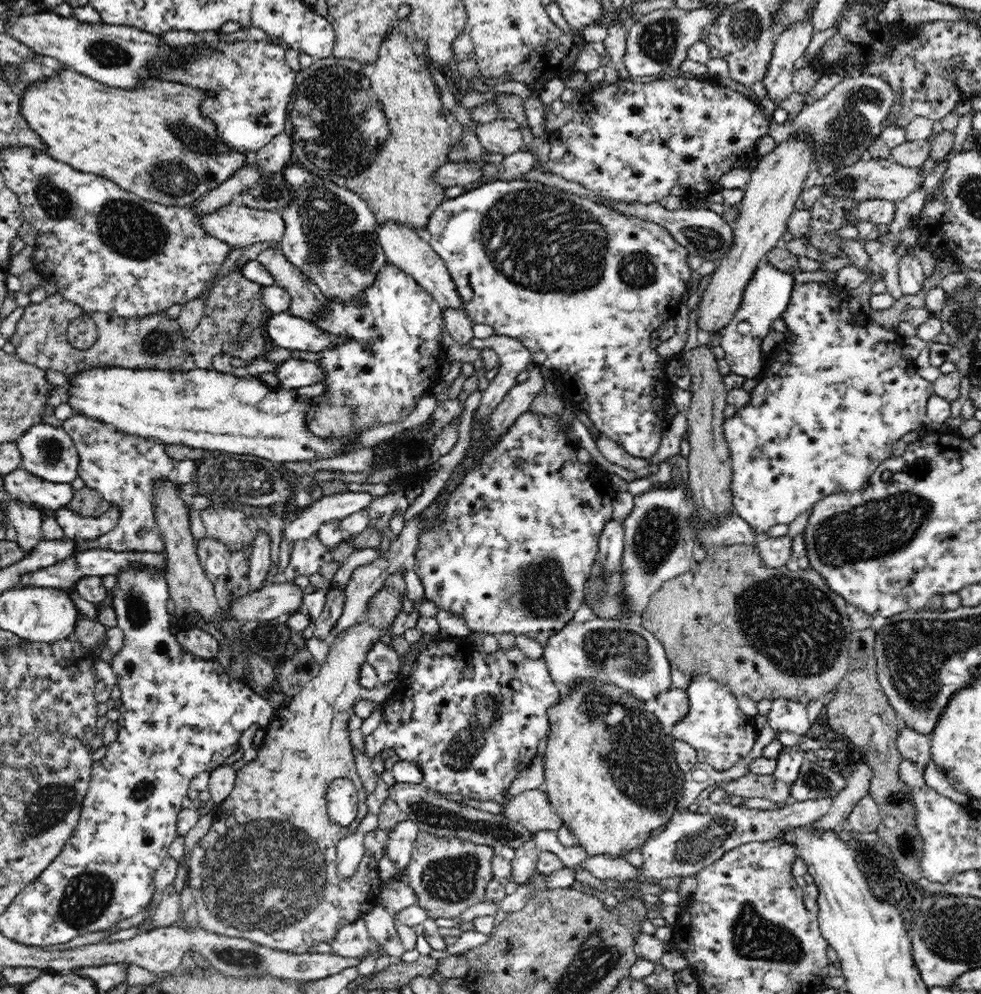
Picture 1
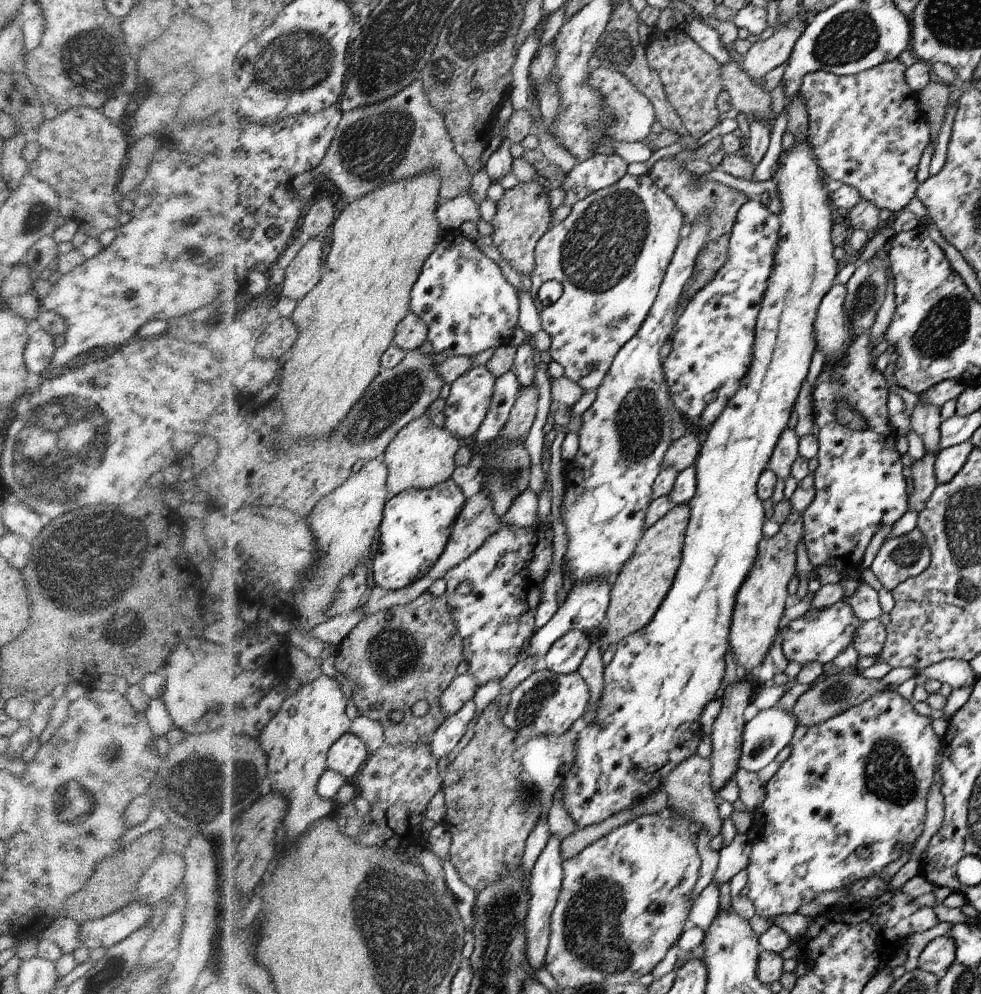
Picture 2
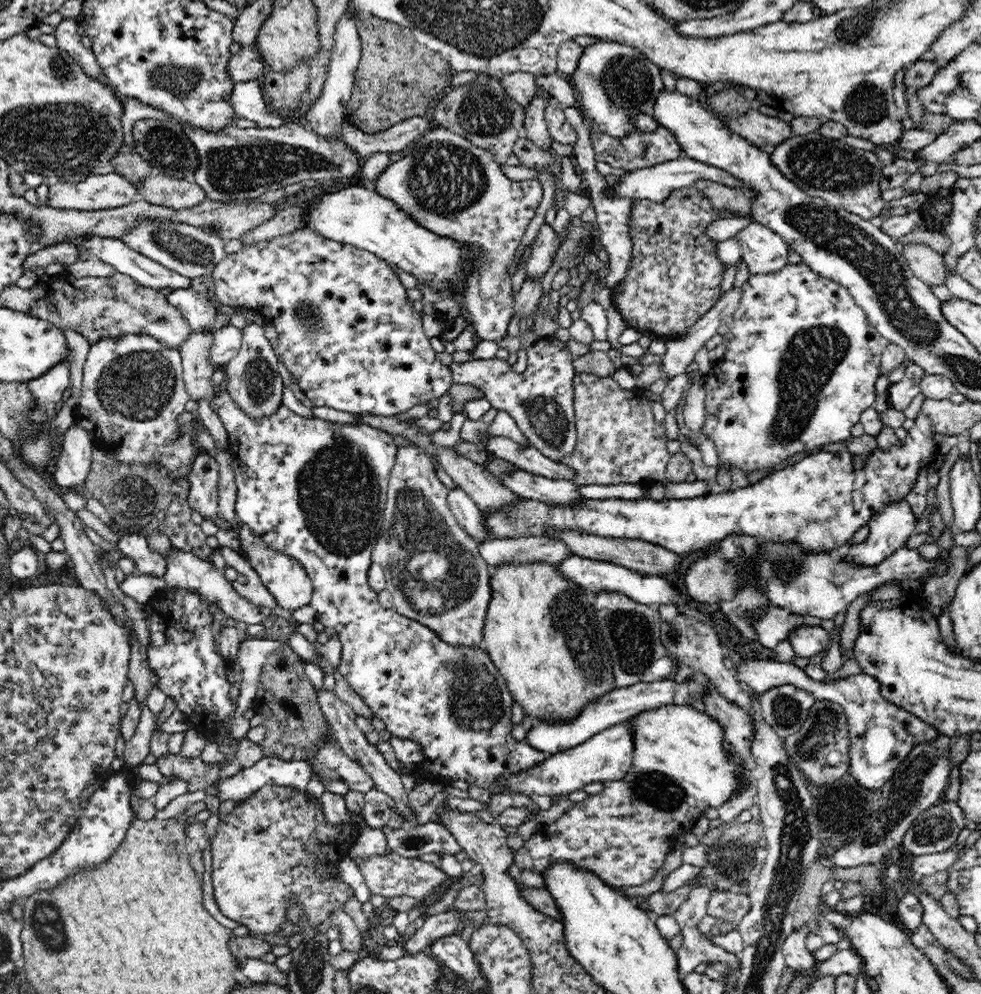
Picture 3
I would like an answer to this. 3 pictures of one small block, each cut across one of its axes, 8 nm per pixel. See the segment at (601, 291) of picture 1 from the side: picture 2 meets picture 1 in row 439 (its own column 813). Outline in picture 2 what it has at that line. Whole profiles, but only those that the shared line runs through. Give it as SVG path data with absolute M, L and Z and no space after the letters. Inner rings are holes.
M840 600L832 608L822 610L809 609L804 616L786 623L782 632L782 650L788 662L798 662L805 665L808 662L820 662L826 664L834 660L844 648L853 644L862 621L856 618L847 601Z

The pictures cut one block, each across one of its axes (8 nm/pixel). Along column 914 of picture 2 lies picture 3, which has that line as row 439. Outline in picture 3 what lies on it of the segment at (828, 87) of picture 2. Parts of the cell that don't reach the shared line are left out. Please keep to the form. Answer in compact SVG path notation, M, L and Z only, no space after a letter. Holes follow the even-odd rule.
M124 335L120 338L106 338L89 344L89 352L83 366L83 381L79 402L74 412L75 426L80 426L92 437L93 444L100 444L107 456L118 463L134 463L151 466L152 463L164 466L174 476L187 478L194 467L194 446L190 436L178 436L180 426L176 418L185 413L184 406L189 400L183 379L183 366L180 352L169 351L156 339L148 335Z

